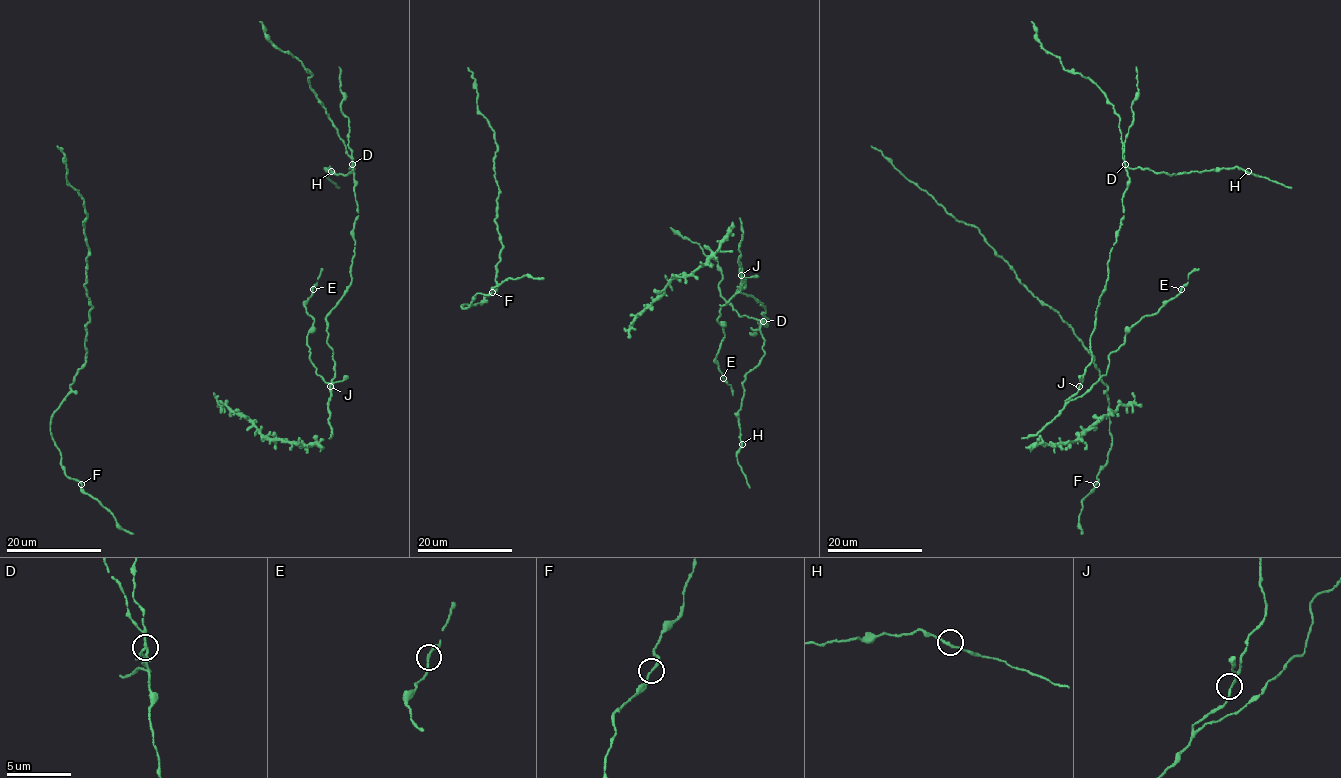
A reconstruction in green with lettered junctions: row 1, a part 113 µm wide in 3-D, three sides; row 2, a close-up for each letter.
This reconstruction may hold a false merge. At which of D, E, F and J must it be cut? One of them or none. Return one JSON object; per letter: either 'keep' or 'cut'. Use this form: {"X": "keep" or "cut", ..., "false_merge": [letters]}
{"D": "cut", "E": "keep", "F": "keep", "J": "keep", "false_merge": ["D"]}

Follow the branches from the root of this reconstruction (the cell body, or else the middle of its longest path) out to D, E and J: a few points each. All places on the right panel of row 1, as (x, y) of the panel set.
D: (1060, 442), (1042, 445), (1033, 435), (1077, 391), (1092, 360), (1095, 311), (1124, 215), (1125, 164)
E: (1060, 442), (1042, 445), (1033, 435), (1107, 372), (1108, 355), (1137, 322), (1155, 314), (1181, 289)
J: (1060, 442), (1042, 445), (1033, 435), (1058, 414), (1079, 386)

